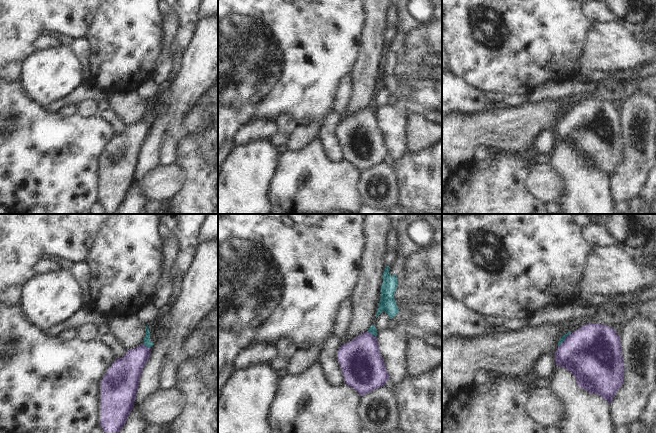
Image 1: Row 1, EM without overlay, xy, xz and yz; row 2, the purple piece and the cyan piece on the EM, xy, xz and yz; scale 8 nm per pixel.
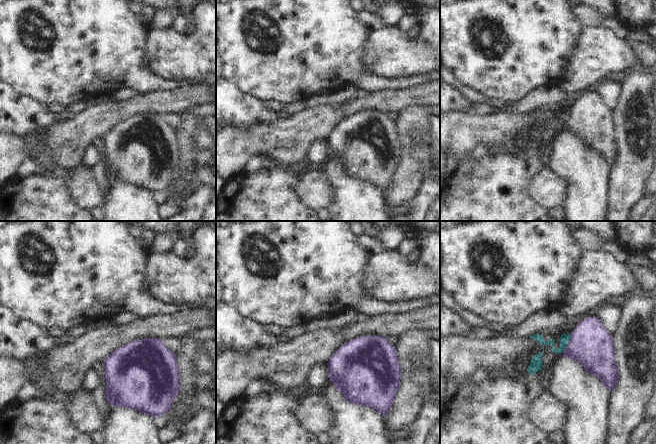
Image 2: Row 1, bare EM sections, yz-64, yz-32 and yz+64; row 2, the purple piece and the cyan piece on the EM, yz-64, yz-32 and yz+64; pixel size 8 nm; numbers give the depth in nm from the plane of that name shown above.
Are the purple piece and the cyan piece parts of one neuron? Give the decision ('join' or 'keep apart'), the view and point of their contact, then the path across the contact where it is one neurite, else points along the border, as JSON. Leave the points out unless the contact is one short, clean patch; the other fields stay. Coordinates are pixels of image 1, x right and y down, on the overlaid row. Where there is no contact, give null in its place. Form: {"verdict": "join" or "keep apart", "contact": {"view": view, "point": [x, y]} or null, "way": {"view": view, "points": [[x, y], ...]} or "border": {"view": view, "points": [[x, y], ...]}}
{"verdict": "keep apart", "contact": {"view": "xz", "point": [371, 334]}, "border": {"view": "xz", "points": [[367, 331], [376, 337]]}}

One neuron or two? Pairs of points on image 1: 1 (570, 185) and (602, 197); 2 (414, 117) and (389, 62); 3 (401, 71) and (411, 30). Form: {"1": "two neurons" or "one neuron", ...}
{"1": "one neuron", "2": "two neurons", "3": "one neuron"}

